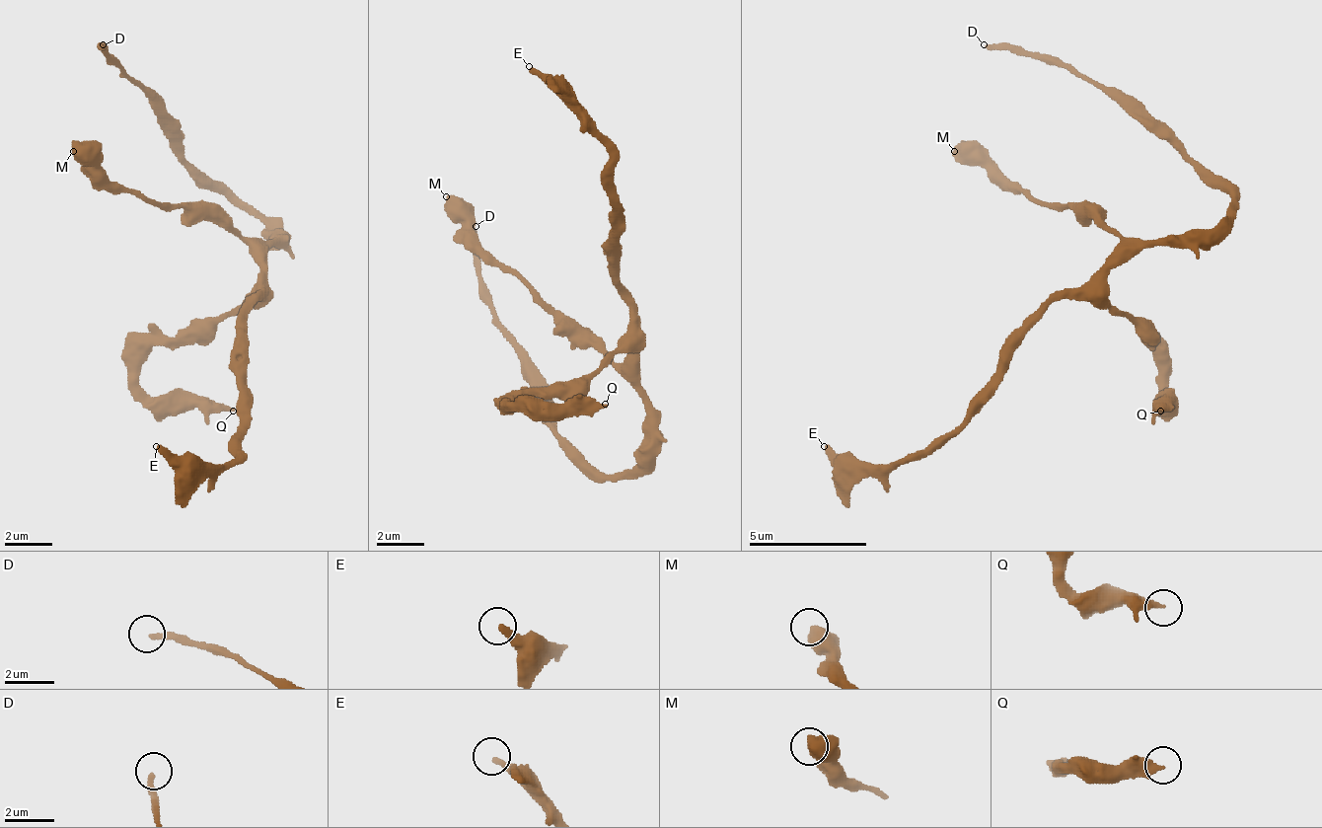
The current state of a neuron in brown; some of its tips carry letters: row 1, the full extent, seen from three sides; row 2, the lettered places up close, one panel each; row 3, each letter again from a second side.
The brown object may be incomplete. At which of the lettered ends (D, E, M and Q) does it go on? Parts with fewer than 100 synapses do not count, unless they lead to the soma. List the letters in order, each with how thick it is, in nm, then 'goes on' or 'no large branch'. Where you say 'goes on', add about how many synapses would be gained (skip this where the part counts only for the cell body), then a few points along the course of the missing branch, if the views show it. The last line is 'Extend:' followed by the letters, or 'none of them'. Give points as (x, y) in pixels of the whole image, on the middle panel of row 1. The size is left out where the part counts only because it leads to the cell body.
D: 240 nm | no large branch
E: 260 nm | goes on | 100 syn
M: 600 nm | no large branch
Q: 400 nm | no large branch
Extend: E

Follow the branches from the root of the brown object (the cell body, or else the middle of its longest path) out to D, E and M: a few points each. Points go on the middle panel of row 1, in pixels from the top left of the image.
D: (646, 392), (646, 451), (628, 469), (599, 475), (557, 433), (552, 386), (505, 333), (481, 285), (476, 226)
E: (646, 392), (640, 386), (634, 309), (617, 291), (617, 196), (611, 190), (611, 149), (529, 66)
M: (646, 392), (640, 392), (599, 350), (581, 344), (476, 238), (470, 220), (446, 196)

